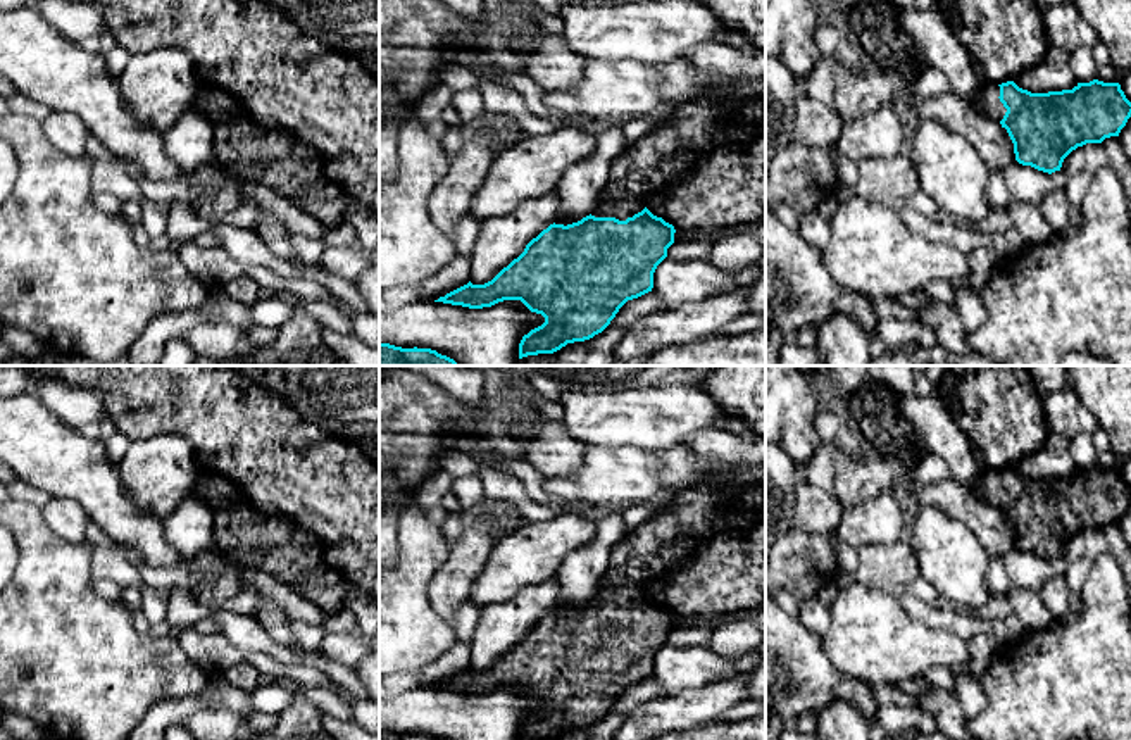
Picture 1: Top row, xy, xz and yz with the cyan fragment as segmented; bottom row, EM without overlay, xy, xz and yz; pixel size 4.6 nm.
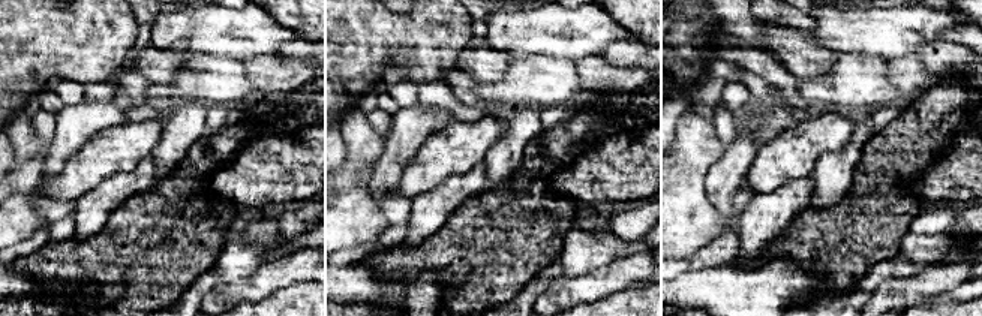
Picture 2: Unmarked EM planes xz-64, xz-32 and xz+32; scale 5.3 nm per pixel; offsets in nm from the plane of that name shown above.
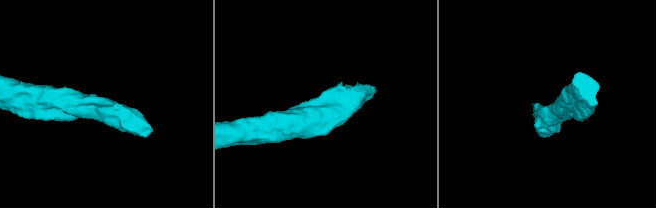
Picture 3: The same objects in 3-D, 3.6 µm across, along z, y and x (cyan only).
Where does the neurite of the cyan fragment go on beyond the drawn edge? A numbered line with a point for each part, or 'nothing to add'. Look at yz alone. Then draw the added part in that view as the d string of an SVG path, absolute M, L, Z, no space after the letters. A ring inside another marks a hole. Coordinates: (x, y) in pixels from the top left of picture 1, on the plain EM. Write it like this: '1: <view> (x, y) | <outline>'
1: yz (987, 487) | M986 469L981 478L978 480L976 486L972 488L972 492L981 497L984 502L995 505L995 507L1002 507L1007 495L1003 493L1003 490L1000 488L1000 473L998 471L990 471Z

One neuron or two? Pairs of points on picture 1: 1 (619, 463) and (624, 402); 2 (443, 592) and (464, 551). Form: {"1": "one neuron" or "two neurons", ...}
{"1": "two neurons", "2": "one neuron"}

